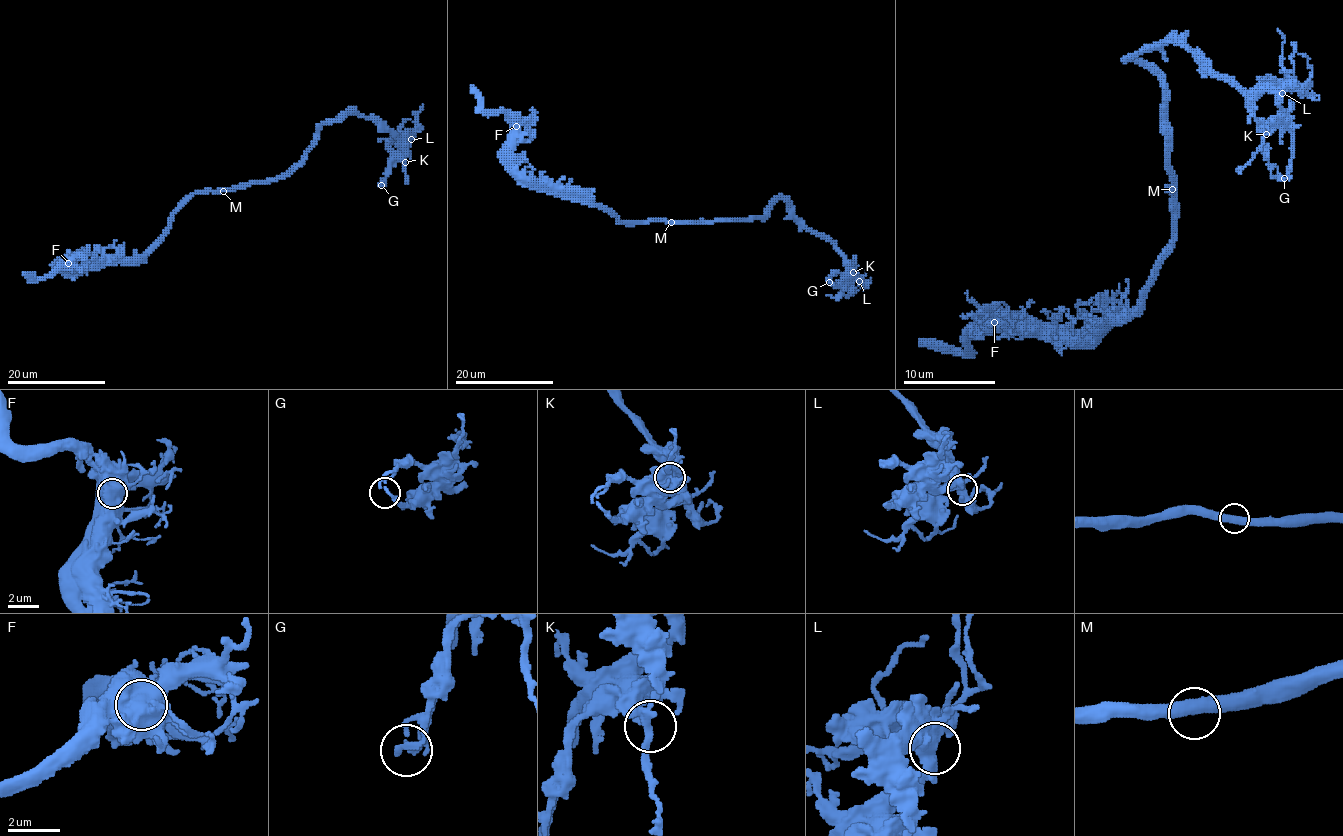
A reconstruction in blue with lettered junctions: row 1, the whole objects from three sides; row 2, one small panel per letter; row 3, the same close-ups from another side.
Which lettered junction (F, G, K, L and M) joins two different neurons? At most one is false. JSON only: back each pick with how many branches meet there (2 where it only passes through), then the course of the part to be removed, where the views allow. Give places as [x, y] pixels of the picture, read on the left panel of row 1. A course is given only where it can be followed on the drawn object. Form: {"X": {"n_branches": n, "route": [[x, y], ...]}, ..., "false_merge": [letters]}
{"F": {"n_branches": 3, "route": [[68, 263], [64, 269], [147, 259]]}, "false_merge": ["F"]}

